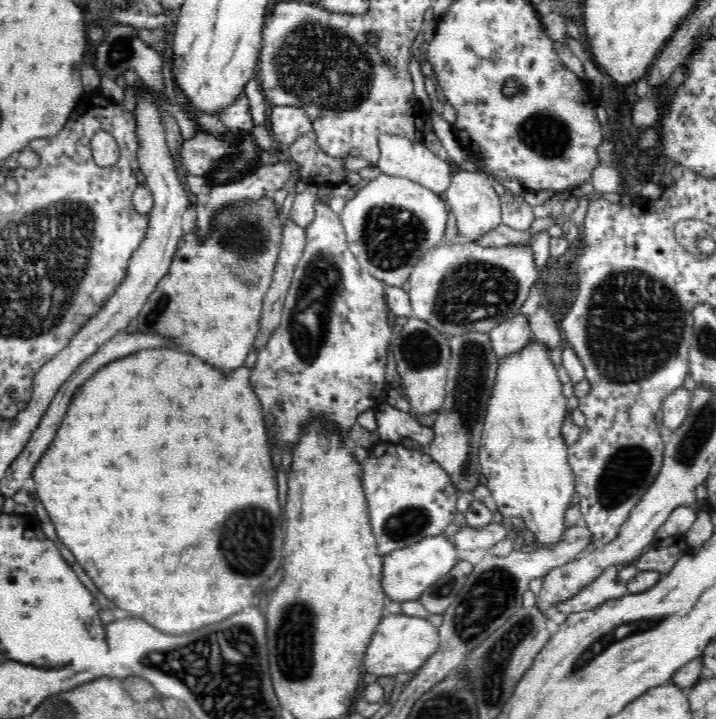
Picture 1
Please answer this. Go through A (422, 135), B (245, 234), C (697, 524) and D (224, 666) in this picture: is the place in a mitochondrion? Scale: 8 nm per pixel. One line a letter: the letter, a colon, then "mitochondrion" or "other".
A: other
B: mitochondrion
C: other
D: mitochondrion

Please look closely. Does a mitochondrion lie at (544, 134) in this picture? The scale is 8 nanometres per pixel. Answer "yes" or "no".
yes

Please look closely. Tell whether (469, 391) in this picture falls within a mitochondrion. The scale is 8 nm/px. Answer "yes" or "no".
yes

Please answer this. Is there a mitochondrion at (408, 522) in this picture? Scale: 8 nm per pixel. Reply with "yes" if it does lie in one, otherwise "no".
yes

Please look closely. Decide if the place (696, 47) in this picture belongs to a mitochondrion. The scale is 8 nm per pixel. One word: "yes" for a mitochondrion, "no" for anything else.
no

